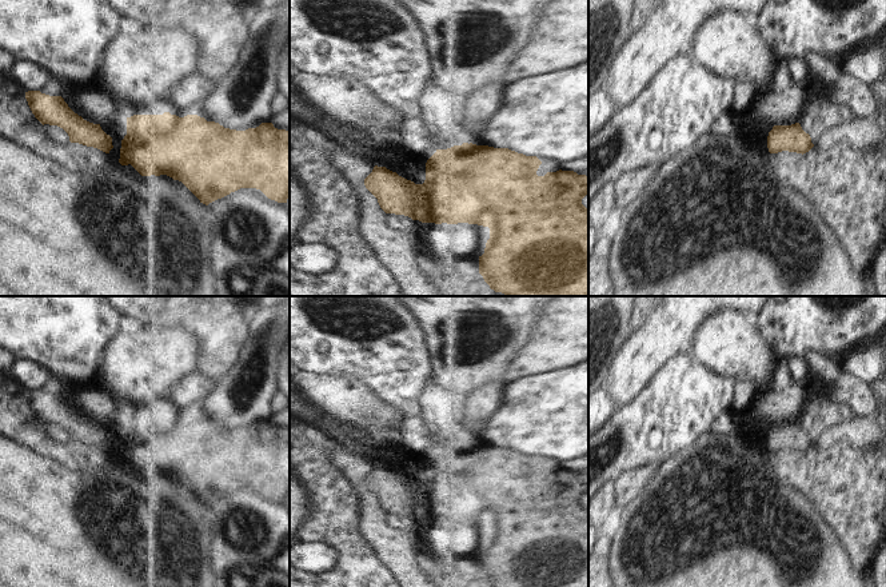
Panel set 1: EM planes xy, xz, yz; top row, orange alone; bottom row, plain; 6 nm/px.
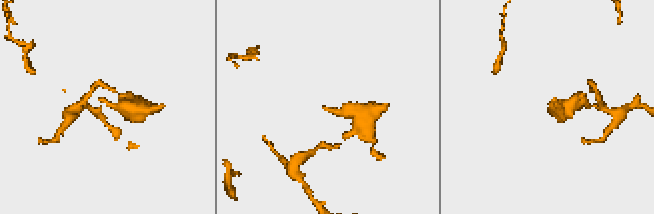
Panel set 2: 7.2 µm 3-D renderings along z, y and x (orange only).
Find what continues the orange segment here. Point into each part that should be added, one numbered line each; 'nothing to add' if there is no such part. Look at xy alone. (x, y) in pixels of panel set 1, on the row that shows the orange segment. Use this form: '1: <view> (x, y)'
1: xy (115, 126)

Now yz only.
1: yz (753, 131)

